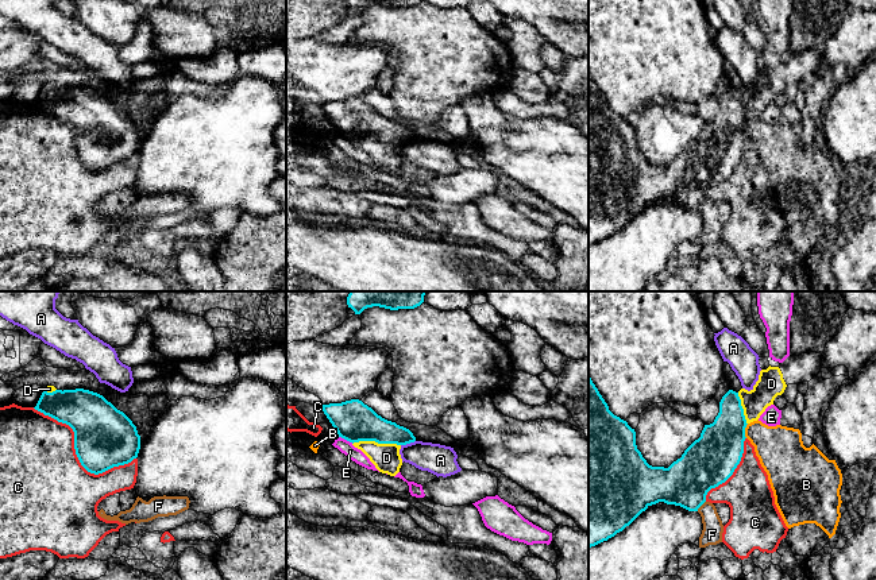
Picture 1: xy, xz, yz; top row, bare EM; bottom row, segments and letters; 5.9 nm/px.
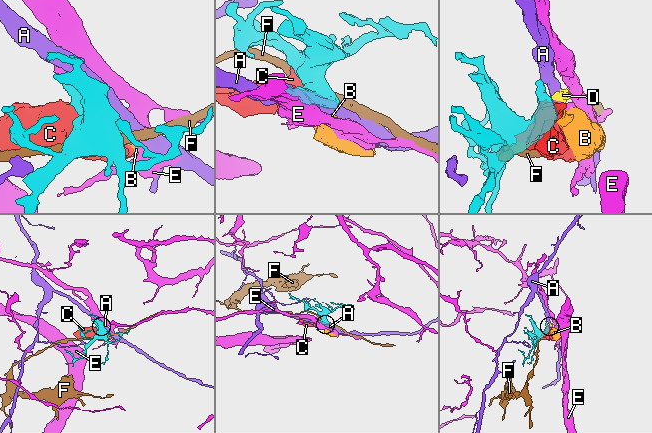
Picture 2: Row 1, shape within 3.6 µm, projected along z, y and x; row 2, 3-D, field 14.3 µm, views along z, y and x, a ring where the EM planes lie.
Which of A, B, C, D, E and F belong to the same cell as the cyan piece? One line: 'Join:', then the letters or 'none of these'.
Join: D

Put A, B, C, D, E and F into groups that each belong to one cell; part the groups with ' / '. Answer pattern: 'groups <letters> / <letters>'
groups A / B C / D / E / F

